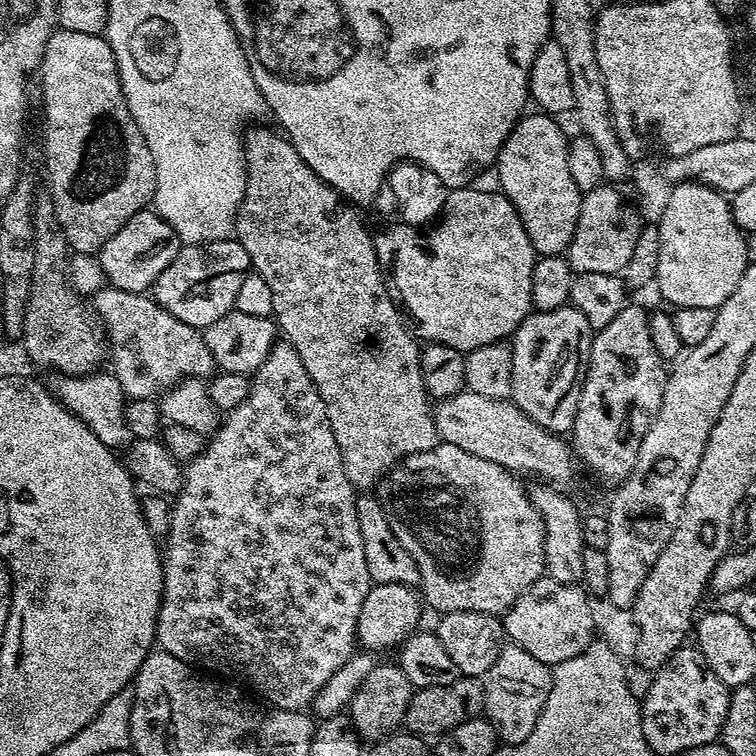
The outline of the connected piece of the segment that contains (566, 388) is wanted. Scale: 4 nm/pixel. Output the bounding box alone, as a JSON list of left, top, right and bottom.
[510,306,594,433]

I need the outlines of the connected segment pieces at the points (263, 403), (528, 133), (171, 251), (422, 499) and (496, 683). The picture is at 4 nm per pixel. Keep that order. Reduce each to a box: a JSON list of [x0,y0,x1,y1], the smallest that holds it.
[[155,367,373,712],[494,115,582,257],[98,210,182,293],[390,442,545,612],[484,643,552,745]]

